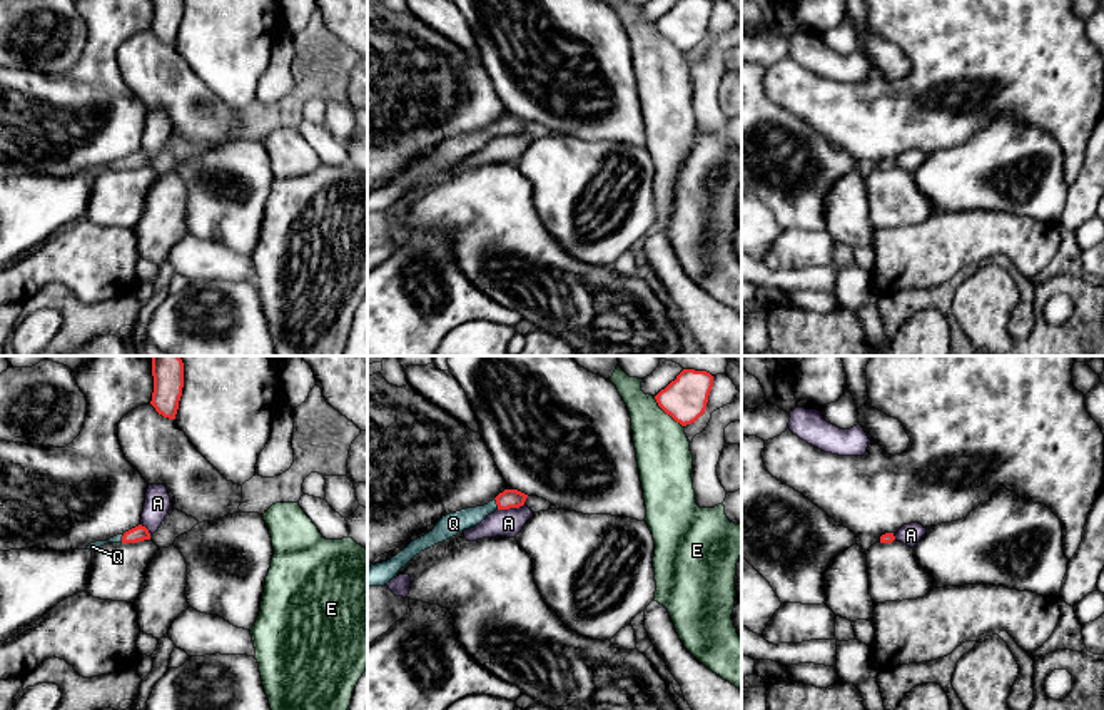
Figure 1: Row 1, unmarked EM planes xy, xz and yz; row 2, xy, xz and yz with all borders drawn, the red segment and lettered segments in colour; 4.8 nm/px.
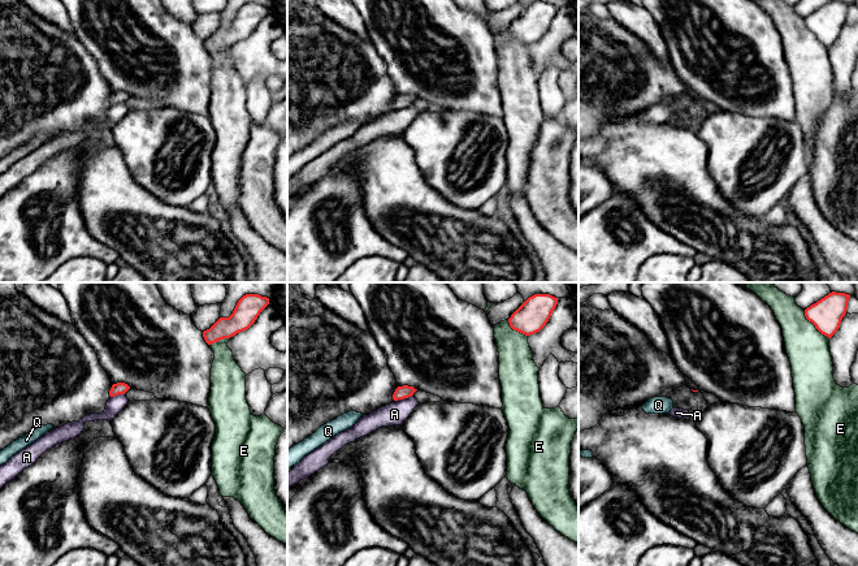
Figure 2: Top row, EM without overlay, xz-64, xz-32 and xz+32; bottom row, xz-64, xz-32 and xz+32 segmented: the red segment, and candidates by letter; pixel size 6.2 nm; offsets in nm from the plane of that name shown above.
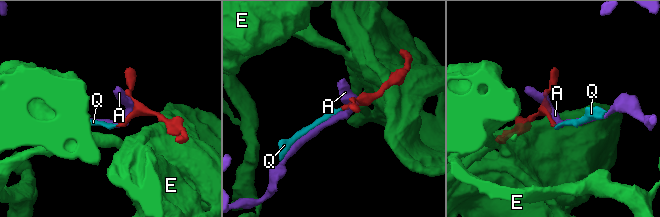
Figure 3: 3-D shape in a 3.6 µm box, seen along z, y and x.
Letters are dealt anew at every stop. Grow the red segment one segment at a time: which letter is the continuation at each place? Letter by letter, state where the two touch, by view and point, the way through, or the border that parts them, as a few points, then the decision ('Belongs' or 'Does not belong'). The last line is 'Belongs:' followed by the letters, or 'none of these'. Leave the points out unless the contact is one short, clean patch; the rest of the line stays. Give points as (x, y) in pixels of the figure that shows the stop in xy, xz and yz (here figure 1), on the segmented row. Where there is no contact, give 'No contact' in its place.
A: Touches red at xz (510, 507). Does not belong
E: Touches red at xz (667, 413). Boundary: xz (653, 396), (682, 426). Does not belong
Q: Touches red at xz (496, 503). Path across: xz (510, 498), (496, 503), (453, 523). Belongs
Belongs: Q

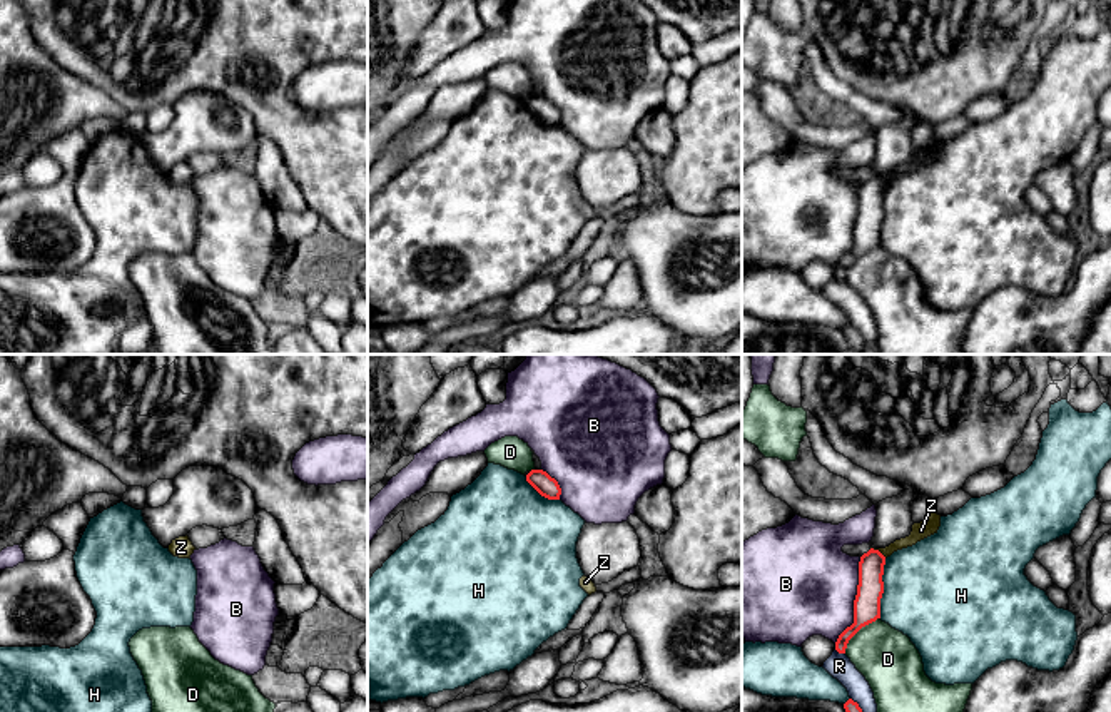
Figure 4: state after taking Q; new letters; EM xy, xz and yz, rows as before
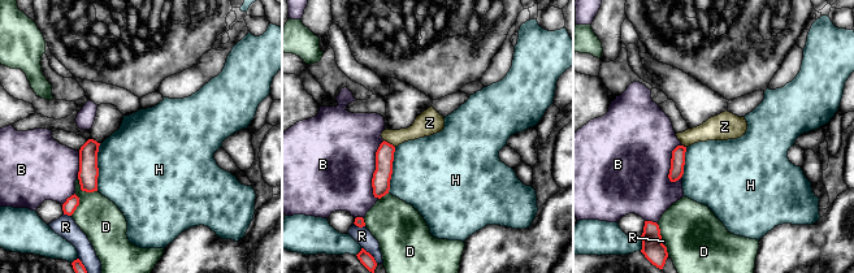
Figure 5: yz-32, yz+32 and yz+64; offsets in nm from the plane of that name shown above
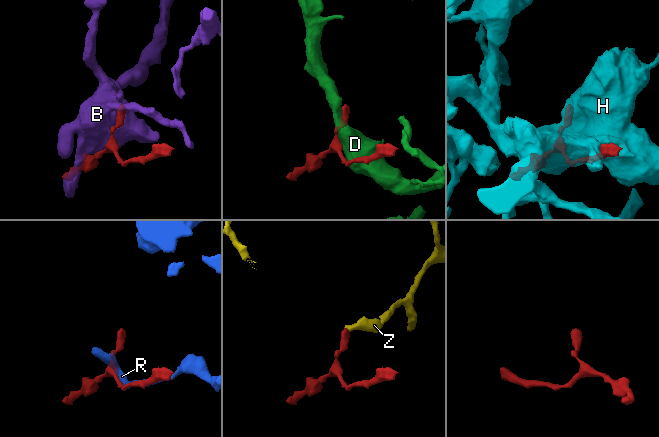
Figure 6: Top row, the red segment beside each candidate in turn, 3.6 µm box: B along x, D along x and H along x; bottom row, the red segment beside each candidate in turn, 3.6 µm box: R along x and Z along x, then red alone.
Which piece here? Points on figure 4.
B: Touches red at yz (854, 600). Does not belong
D: Touches red at yz (857, 630). Does not belong
H: Touches red at yz (882, 589). Does not belong
R: Touches red at yz (841, 652). Does not belong
Z: Touches red at yz (877, 550). Boundary: yz (871, 547), (886, 557). Does not belong
Belongs: none of these

